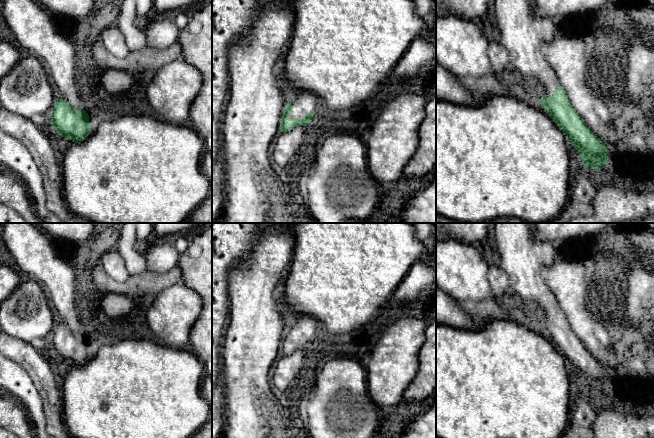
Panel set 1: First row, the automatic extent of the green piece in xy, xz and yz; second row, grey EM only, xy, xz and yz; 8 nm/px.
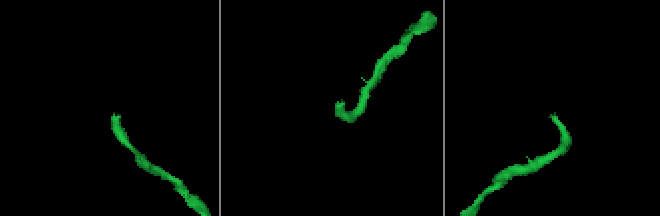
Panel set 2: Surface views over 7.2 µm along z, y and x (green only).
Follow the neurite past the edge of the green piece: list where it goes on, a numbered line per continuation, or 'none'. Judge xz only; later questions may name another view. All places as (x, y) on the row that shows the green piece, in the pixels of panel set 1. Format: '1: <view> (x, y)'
1: xz (304, 102)

